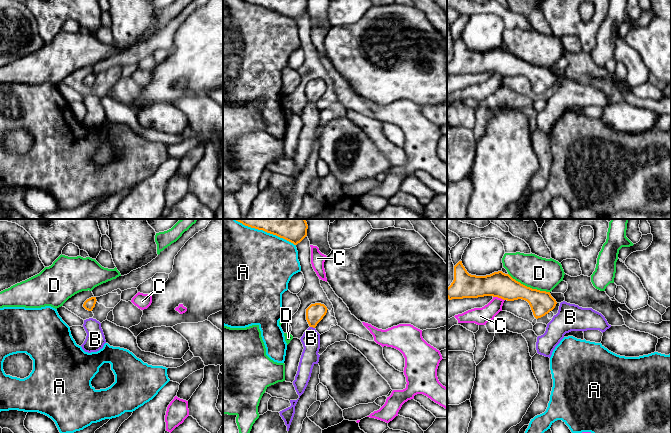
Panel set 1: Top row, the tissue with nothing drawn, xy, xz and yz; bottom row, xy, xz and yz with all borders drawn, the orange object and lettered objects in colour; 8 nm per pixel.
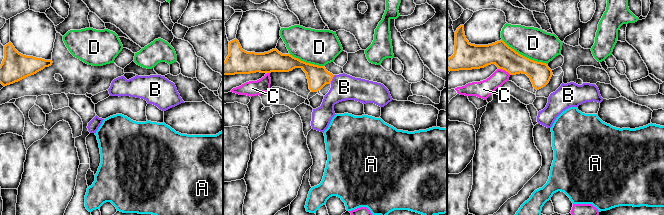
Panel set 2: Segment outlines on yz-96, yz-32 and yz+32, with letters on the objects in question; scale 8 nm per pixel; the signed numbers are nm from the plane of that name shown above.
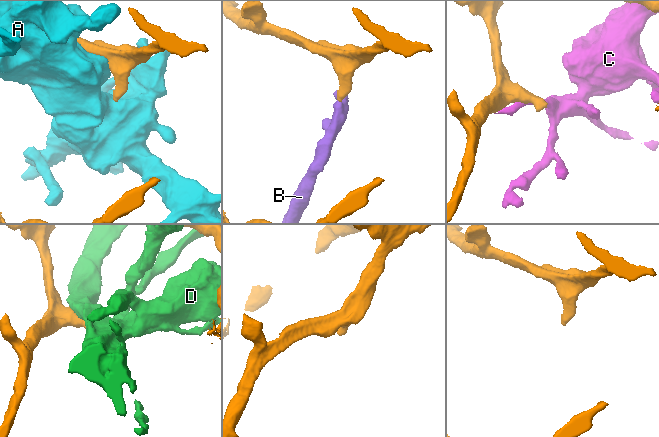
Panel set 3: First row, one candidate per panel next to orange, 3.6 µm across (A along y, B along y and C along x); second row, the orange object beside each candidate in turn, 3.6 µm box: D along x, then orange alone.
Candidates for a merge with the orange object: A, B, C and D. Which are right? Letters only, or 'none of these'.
B

